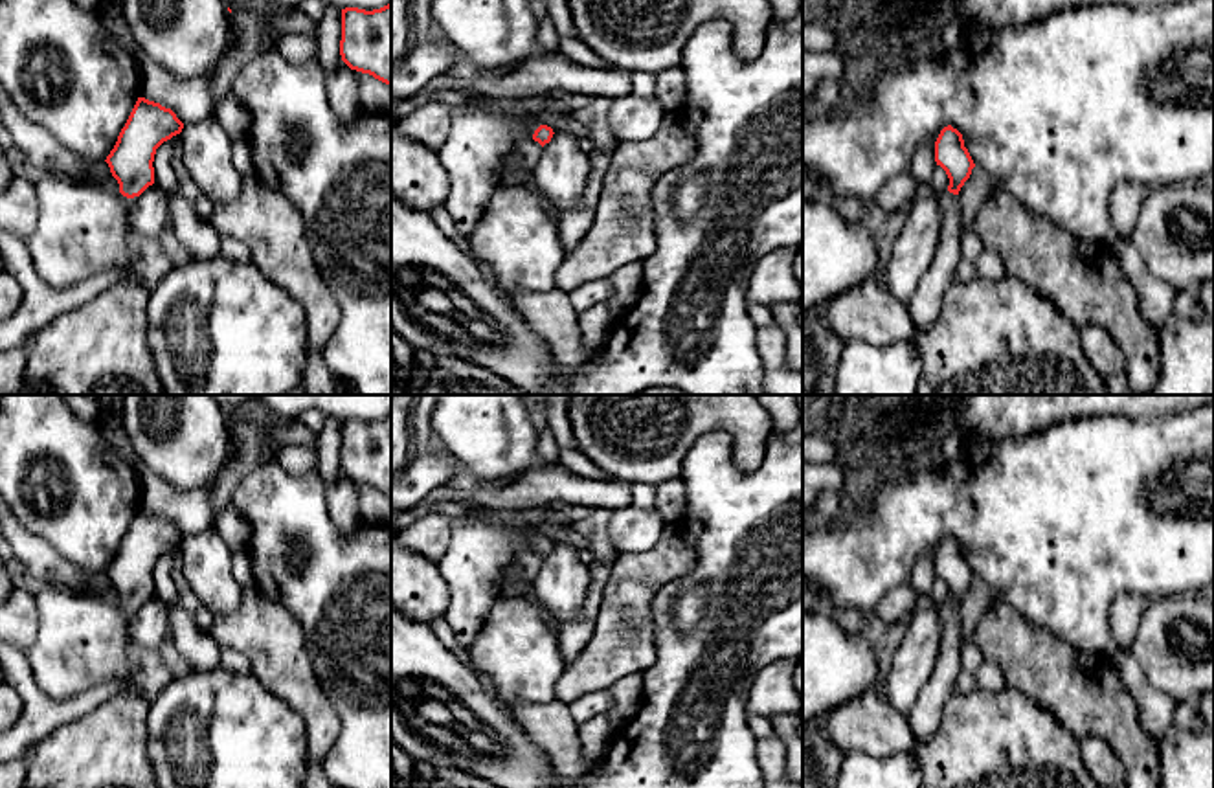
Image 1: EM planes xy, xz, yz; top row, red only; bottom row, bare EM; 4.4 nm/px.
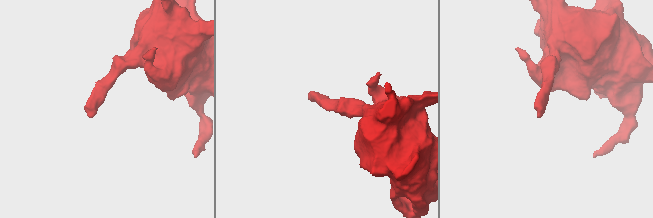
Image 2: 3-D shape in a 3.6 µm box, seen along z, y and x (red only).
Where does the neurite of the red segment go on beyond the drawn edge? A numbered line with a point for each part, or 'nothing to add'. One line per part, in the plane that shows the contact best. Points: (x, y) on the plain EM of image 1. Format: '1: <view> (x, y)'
1: xz (482, 550)

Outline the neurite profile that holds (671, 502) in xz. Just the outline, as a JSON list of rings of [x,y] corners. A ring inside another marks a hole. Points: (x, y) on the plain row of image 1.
[[[681,478],[667,479],[656,487],[656,509],[667,525],[683,518],[687,496]]]

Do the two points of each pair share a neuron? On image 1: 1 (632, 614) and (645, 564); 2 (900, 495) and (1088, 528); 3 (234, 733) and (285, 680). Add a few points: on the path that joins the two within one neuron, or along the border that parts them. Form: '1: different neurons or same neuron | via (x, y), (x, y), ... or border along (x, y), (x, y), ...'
1: same neuron | via (632, 601), (632, 585), (638, 577)
2: same neuron | via (946, 504), (965, 504), (976, 515), (1042, 518)
3: different neurons | border along (252, 673), (303, 724)

